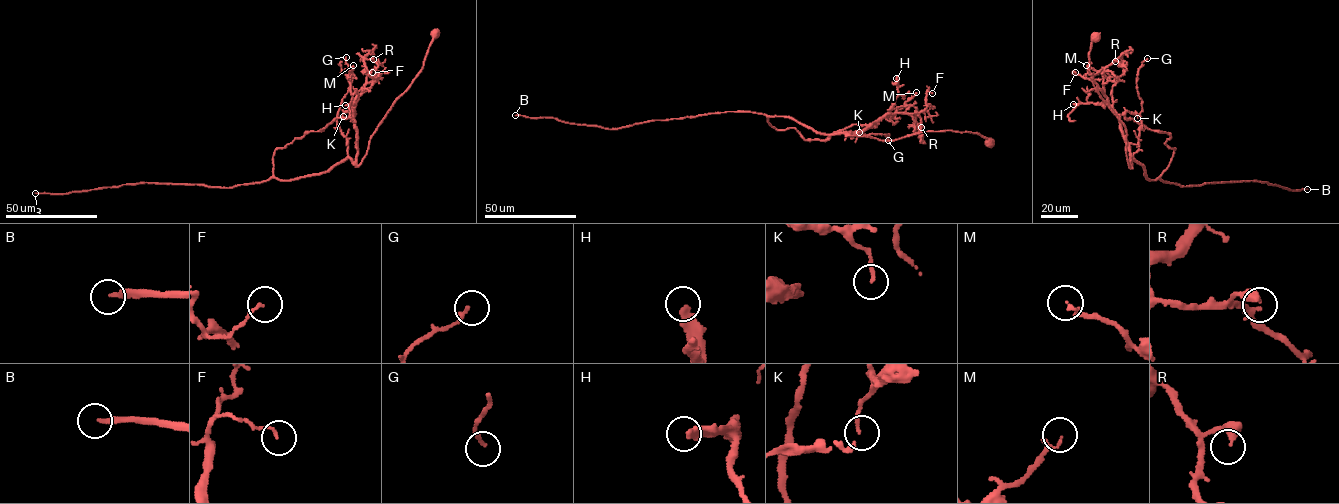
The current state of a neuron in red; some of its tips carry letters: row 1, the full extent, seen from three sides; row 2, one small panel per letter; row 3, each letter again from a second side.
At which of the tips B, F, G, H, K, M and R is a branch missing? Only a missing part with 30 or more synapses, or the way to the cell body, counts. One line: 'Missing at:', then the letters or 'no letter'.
Missing at: B, H

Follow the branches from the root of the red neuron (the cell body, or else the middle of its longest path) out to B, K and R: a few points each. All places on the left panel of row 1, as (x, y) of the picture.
B: (437, 33), (422, 69), (377, 127), (357, 167), (346, 158), (321, 173), (231, 188), (143, 182), (35, 193)
K: (437, 33), (357, 167), (346, 158), (321, 173), (275, 178), (274, 150), (343, 116)
R: (437, 33), (422, 69), (377, 127), (366, 155), (357, 167), (354, 109), (366, 82), (364, 60), (373, 59)

